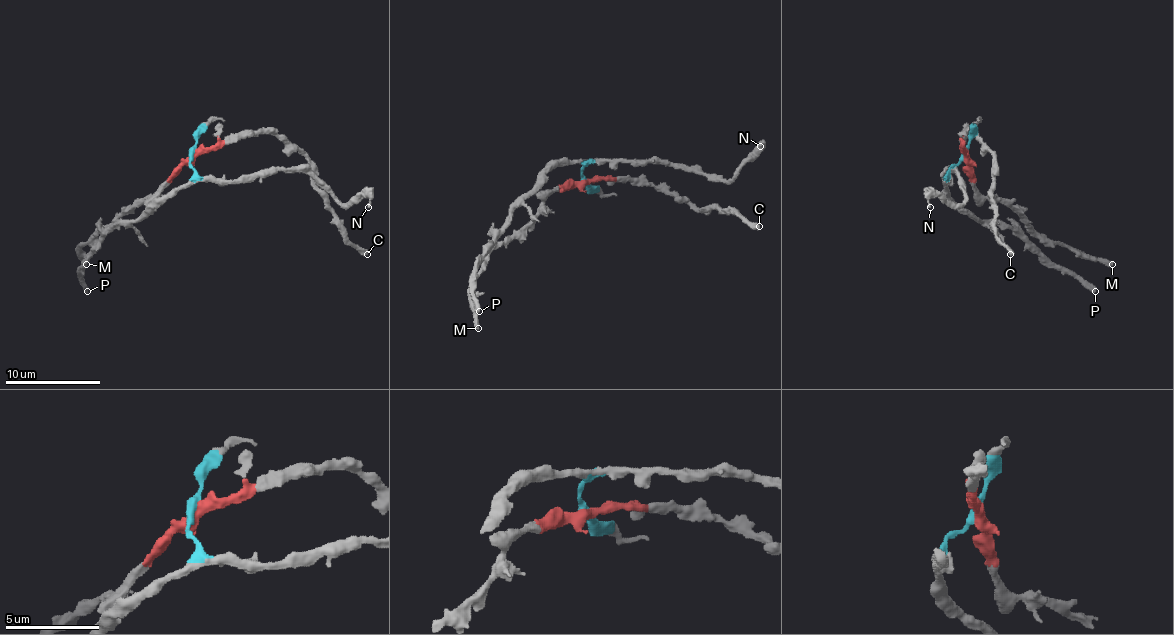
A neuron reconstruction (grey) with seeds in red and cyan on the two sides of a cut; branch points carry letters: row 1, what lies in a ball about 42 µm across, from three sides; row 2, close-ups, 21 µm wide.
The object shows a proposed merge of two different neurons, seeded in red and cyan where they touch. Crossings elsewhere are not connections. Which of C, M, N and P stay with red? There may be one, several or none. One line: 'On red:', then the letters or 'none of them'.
On red: C, M

